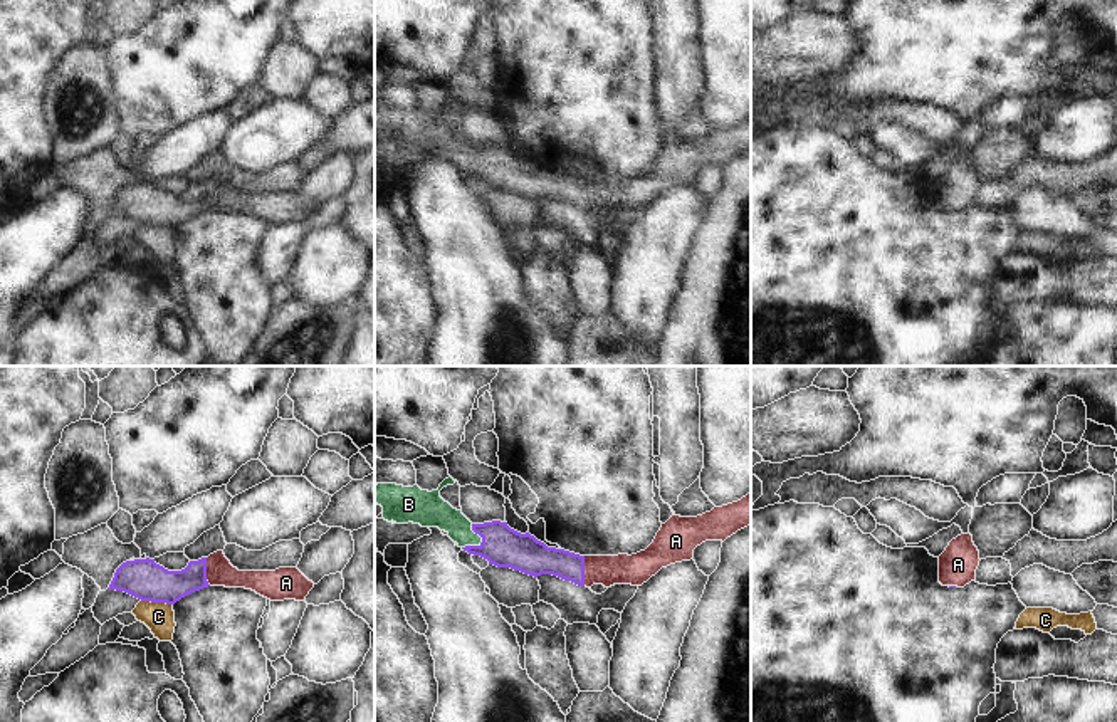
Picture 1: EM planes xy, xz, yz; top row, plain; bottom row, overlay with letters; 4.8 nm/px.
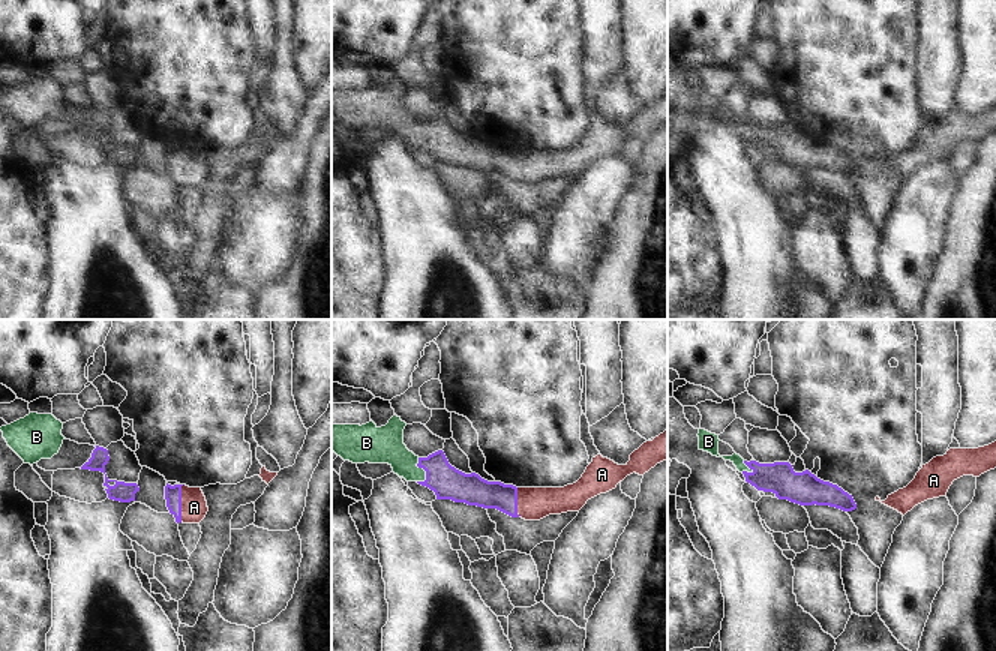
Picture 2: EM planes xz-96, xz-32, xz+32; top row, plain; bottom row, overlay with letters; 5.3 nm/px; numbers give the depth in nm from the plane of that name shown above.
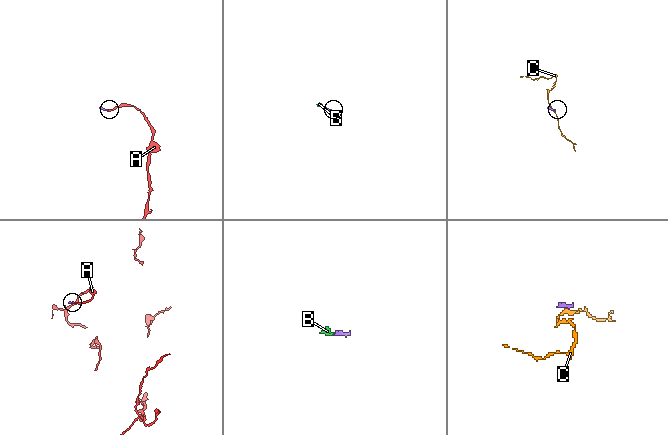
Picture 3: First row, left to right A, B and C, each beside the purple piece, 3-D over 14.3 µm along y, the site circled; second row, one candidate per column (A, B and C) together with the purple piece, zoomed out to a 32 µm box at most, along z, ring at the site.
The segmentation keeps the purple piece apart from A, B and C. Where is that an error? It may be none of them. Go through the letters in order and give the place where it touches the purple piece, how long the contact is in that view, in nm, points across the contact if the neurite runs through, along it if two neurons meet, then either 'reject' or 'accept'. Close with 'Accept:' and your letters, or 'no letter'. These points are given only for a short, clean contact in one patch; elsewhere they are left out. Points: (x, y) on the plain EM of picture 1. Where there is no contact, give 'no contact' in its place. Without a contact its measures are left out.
A: meets purple in xz at (583, 195); contact 140 nm long; accept
B: meets purple in xz at (481, 167); contact 130 nm long; runs through xz (503, 170), (498, 167), (481, 167), (440, 138); accept
C: meets purple in xy at (157, 225); contact 150 nm long; border along xy (141, 224), (172, 229); reject
Accept: A, B

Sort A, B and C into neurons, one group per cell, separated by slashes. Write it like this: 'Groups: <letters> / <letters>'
Groups: A B / C

